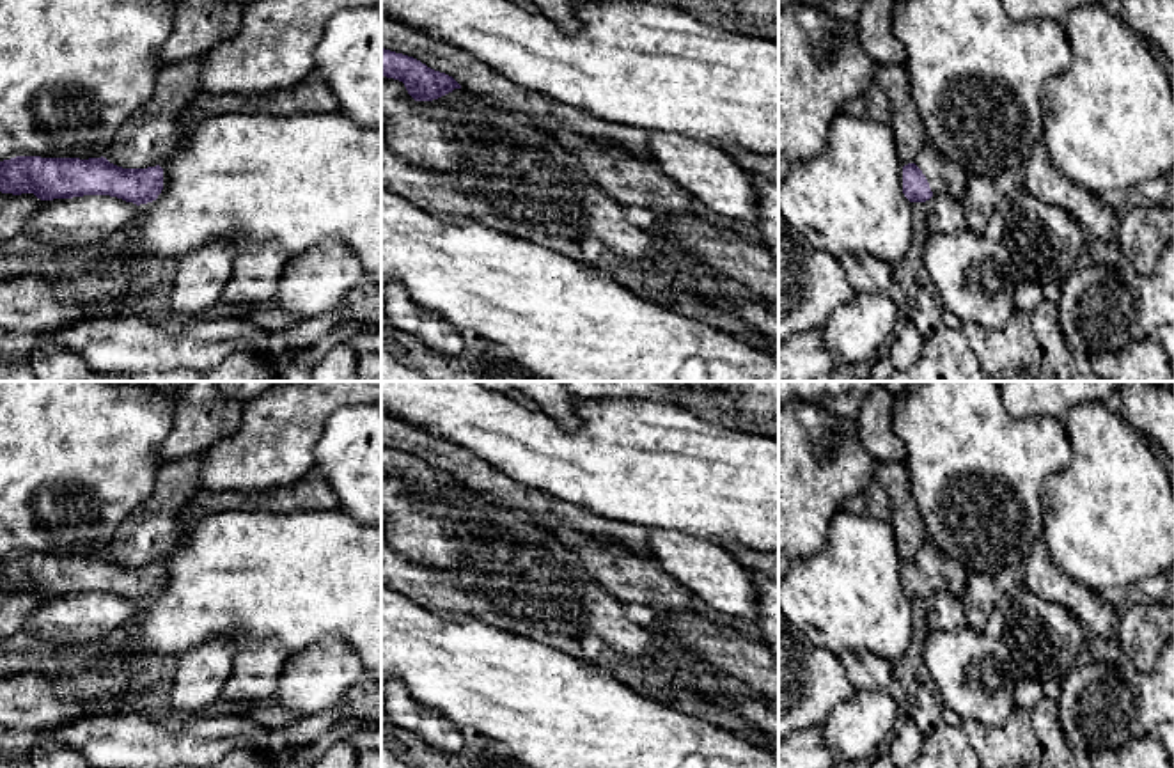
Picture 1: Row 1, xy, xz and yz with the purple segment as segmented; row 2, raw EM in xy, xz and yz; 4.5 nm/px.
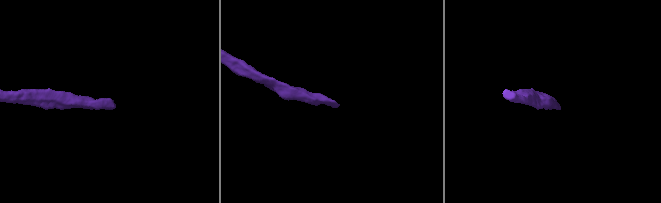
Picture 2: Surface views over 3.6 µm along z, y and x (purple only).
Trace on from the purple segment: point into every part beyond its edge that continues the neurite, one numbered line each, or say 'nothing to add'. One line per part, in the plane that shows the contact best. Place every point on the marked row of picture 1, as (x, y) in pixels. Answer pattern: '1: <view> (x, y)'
1: yz (946, 178)

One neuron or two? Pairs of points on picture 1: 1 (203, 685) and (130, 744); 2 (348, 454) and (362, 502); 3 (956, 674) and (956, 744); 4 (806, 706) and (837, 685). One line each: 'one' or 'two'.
1: two
2: one
3: two
4: one

